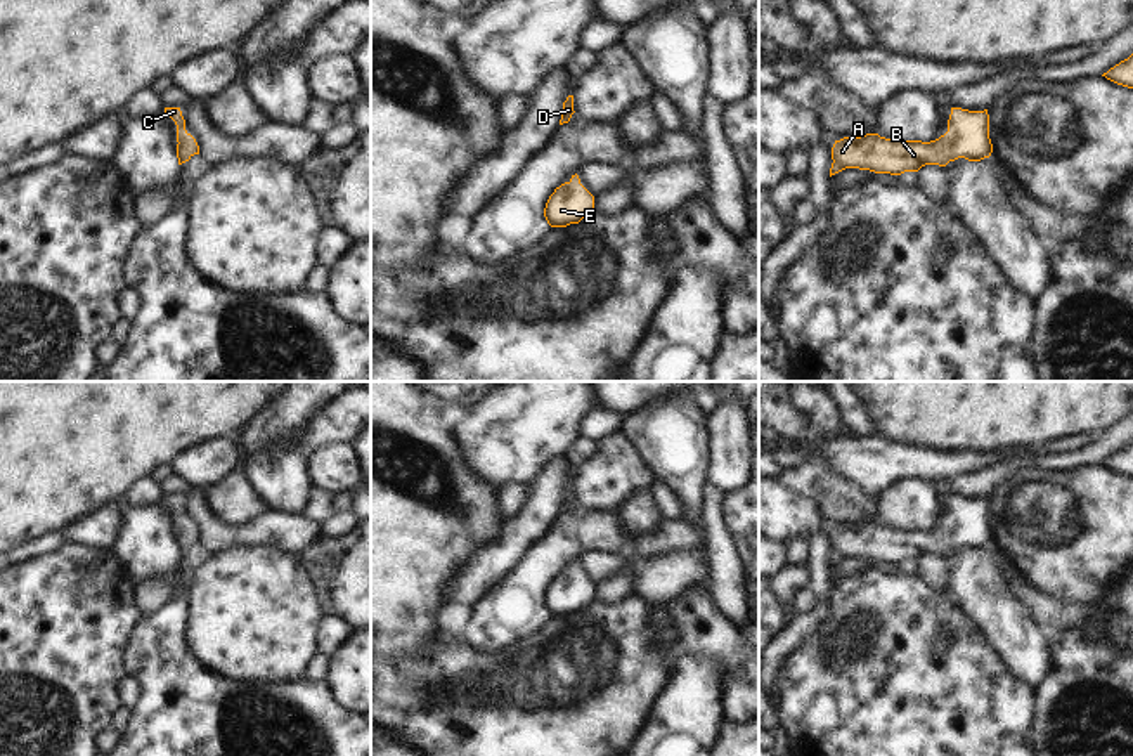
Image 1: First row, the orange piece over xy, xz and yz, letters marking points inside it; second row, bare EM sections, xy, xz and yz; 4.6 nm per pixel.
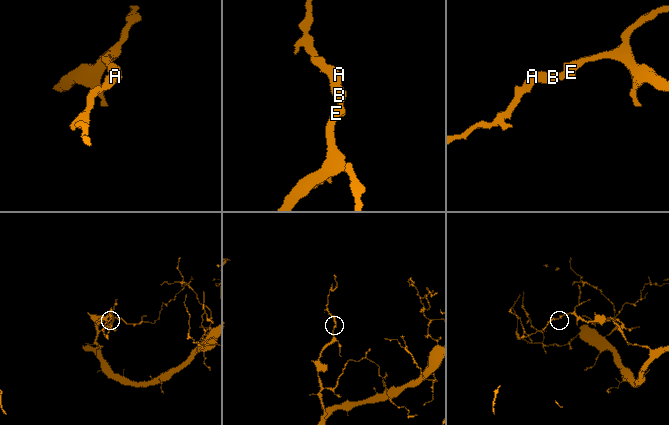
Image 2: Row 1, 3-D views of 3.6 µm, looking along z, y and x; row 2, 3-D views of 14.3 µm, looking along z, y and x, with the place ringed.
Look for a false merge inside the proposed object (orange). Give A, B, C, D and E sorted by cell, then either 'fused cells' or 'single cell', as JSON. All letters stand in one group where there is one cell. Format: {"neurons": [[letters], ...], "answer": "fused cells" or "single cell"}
{"neurons": [["A", "B", "C", "D", "E"]], "answer": "single cell"}

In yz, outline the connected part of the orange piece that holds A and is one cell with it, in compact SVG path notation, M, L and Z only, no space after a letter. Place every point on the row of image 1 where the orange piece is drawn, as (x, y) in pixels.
M951 108L948 132L930 142L892 140L878 134L835 140L830 177L845 168L901 175L918 172L925 165L946 166L958 158L981 161L989 158L991 153L987 109Z

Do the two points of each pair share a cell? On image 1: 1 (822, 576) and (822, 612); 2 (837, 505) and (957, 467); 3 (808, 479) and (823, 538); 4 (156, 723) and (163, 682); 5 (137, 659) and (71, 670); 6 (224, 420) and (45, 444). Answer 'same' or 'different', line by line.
1: same
2: different
3: different
4: same
5: different
6: same

